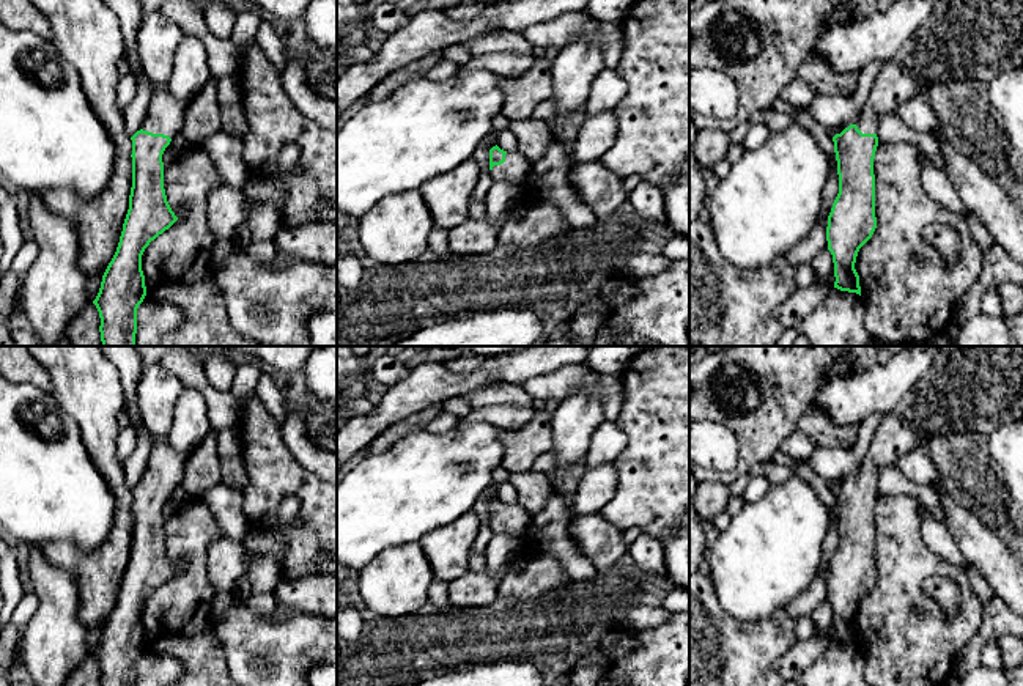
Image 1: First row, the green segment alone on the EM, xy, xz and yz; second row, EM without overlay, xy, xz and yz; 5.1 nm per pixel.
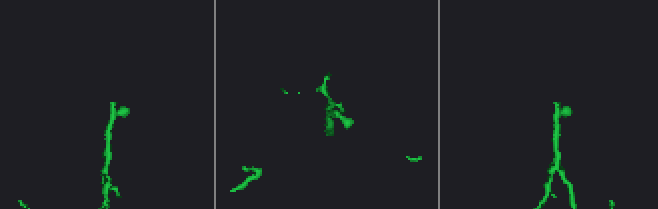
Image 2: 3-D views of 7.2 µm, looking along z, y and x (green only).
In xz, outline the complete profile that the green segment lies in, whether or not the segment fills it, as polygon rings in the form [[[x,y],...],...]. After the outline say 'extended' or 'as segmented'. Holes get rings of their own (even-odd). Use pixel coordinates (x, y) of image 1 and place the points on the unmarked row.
[[[497,497],[489,502],[489,522],[494,535],[529,537],[534,516],[518,503],[504,503]]]; extended

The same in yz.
[[[1023,346],[936,348],[932,367],[919,378],[914,389],[883,415],[858,474],[833,489],[839,546],[828,568],[826,593],[834,615],[834,640],[861,648],[855,615],[859,601],[877,581],[873,511],[880,470],[897,464],[902,455],[919,448],[933,436],[952,433],[988,436],[1020,419],[1023,419]]]; extended

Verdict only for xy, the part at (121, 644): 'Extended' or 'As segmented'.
Extended

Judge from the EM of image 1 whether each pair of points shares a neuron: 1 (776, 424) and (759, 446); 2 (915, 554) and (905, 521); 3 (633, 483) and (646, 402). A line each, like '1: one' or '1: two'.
1: one
2: one
3: one

